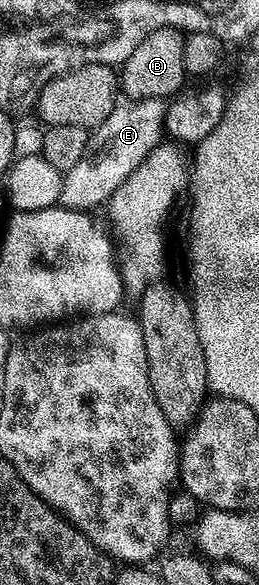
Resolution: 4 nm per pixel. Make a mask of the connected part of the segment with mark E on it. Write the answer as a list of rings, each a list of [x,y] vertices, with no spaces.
[[[146,102],[132,105],[118,104],[111,114],[97,128],[93,129],[90,142],[100,152],[95,152],[78,162],[74,169],[66,172],[61,179],[59,203],[76,211],[93,211],[92,208],[105,205],[116,192],[118,186],[141,165],[142,161],[153,151],[162,136],[162,112],[159,107]]]

